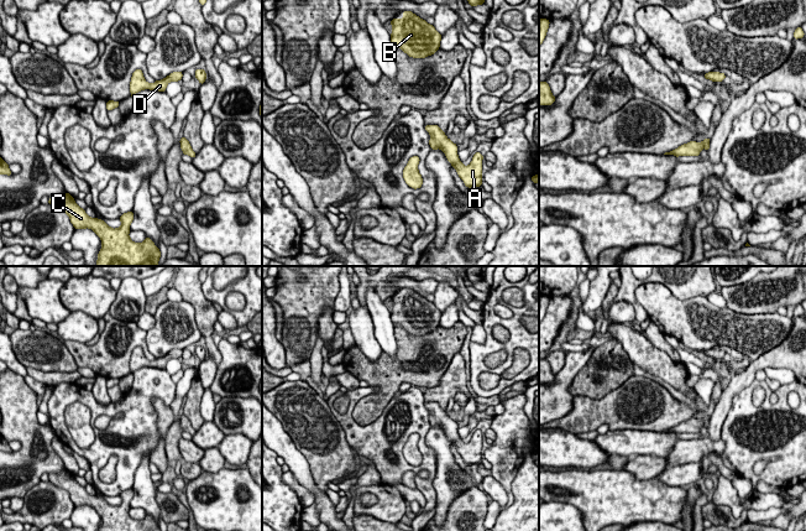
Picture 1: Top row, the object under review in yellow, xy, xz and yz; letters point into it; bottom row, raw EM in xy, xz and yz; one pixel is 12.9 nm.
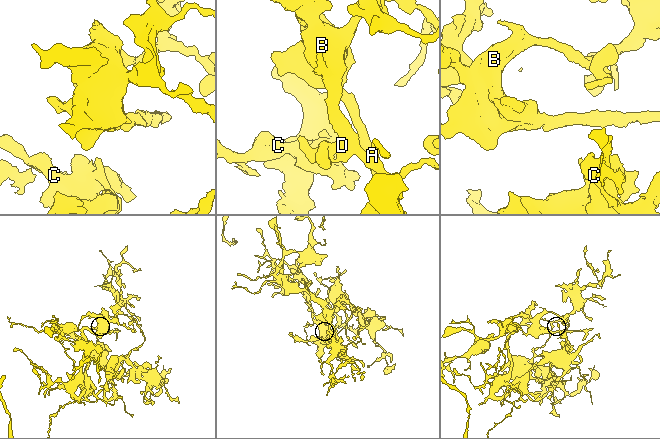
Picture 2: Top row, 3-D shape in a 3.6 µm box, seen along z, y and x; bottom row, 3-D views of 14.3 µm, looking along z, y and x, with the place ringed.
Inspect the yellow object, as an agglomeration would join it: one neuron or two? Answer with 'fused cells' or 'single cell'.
single cell

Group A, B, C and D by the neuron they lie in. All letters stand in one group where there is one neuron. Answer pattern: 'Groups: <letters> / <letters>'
Groups: A B C D

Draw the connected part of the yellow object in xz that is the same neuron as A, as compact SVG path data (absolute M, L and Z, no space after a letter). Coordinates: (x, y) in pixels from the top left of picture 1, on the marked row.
M426 125L424 129L431 136L429 145L433 150L440 149L452 168L456 170L459 177L464 181L465 186L480 187L482 184L482 160L483 156L480 152L473 153L472 161L469 166L464 166L457 156L457 146L450 139L446 137L445 132L440 130L438 125Z

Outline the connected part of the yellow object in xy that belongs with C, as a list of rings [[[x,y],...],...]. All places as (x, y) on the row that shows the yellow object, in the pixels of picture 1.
[[[67,192],[49,197],[48,204],[68,214],[74,229],[89,228],[100,238],[103,246],[95,266],[157,266],[161,251],[155,243],[147,236],[143,243],[134,243],[129,236],[134,212],[124,213],[119,218],[121,227],[112,229],[104,220],[88,217]]]

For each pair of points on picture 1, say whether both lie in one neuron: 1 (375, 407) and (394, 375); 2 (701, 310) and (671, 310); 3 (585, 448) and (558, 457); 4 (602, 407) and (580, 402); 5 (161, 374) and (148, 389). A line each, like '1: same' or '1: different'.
1: same
2: same
3: same
4: same
5: same

